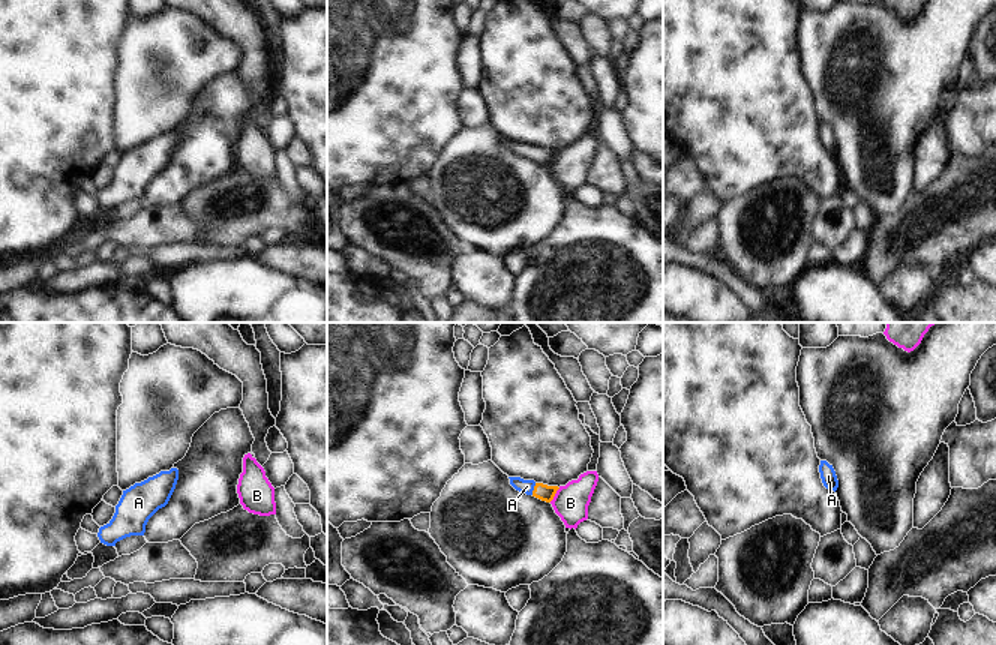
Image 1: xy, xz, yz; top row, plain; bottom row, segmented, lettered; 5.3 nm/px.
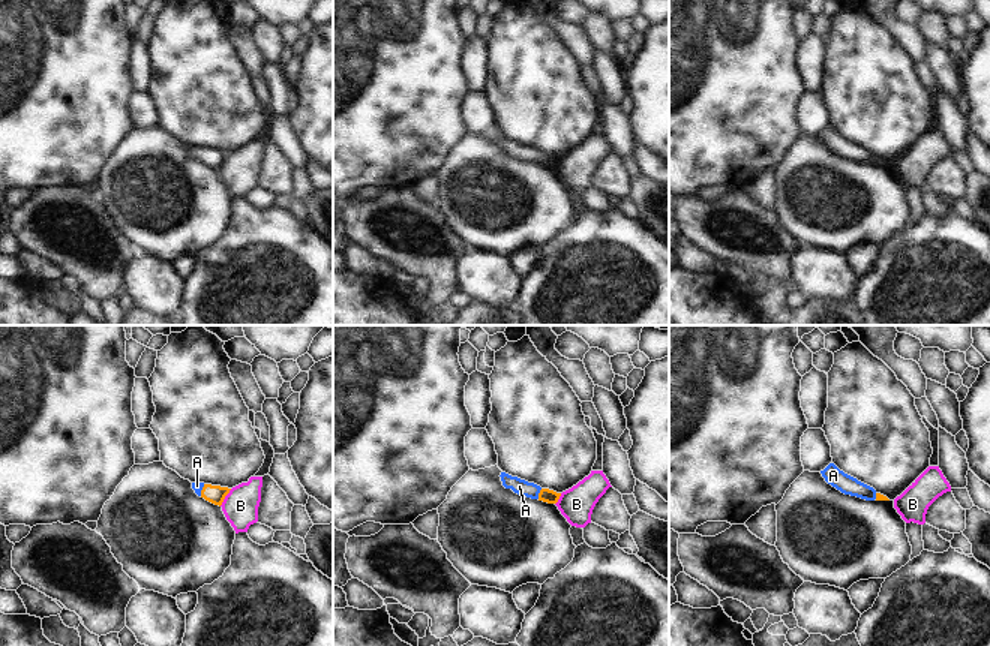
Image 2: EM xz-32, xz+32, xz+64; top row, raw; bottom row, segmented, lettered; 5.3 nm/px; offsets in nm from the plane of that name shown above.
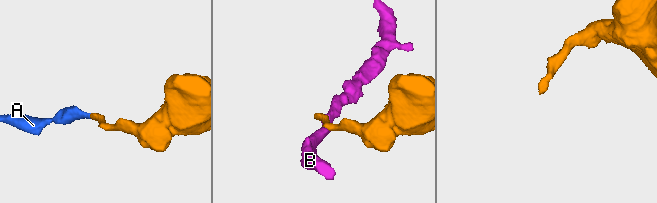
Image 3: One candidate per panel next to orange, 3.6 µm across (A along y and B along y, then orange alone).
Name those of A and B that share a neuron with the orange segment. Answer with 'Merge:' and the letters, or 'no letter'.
Merge: A

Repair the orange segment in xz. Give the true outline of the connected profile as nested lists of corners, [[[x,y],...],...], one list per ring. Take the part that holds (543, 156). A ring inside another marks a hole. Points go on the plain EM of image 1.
[[[508,141],[510,148],[526,159],[532,159],[542,165],[550,166],[560,153],[558,150],[548,150],[543,147],[536,147],[534,144],[524,144],[520,141]]]

